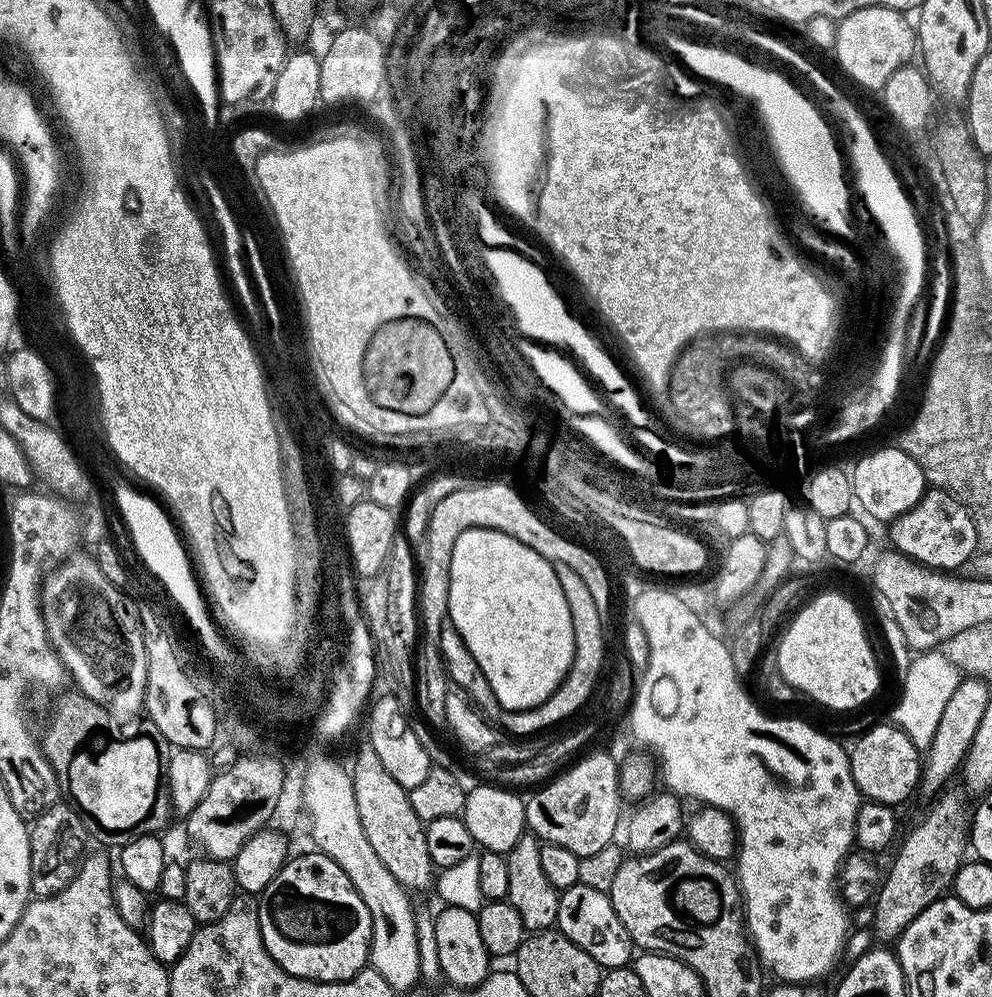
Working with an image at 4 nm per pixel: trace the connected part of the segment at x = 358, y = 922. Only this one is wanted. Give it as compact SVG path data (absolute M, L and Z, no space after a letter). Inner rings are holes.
M311 851L293 855L259 893L262 942L274 962L298 978L349 980L370 960L370 911L338 862L324 852Z

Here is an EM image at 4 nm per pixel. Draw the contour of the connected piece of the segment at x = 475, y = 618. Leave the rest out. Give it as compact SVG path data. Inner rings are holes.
M492 528L466 530L454 542L451 553L447 619L464 640L475 667L504 710L521 712L538 707L564 681L576 656L572 615L557 569L530 546Z

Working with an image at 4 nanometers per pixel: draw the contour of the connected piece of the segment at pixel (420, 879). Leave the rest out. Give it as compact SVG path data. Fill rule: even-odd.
M368 738L362 739L357 746L356 757L350 763L350 773L358 817L374 852L409 893L417 894L416 892L424 892L427 888L431 889L434 884L434 865L430 850L426 850L425 821L414 814L414 806L410 806L408 797L409 791L400 786L397 779L382 766L382 761Z

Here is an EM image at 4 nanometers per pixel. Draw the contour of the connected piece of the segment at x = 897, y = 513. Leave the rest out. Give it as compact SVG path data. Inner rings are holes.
M898 446L880 448L877 452L864 452L857 464L850 468L850 477L855 503L865 513L860 512L865 517L873 516L874 519L885 522L894 521L906 514L906 510L913 508L926 491L924 471L918 466L918 462L914 462L914 458L910 458L910 454L906 454Z

